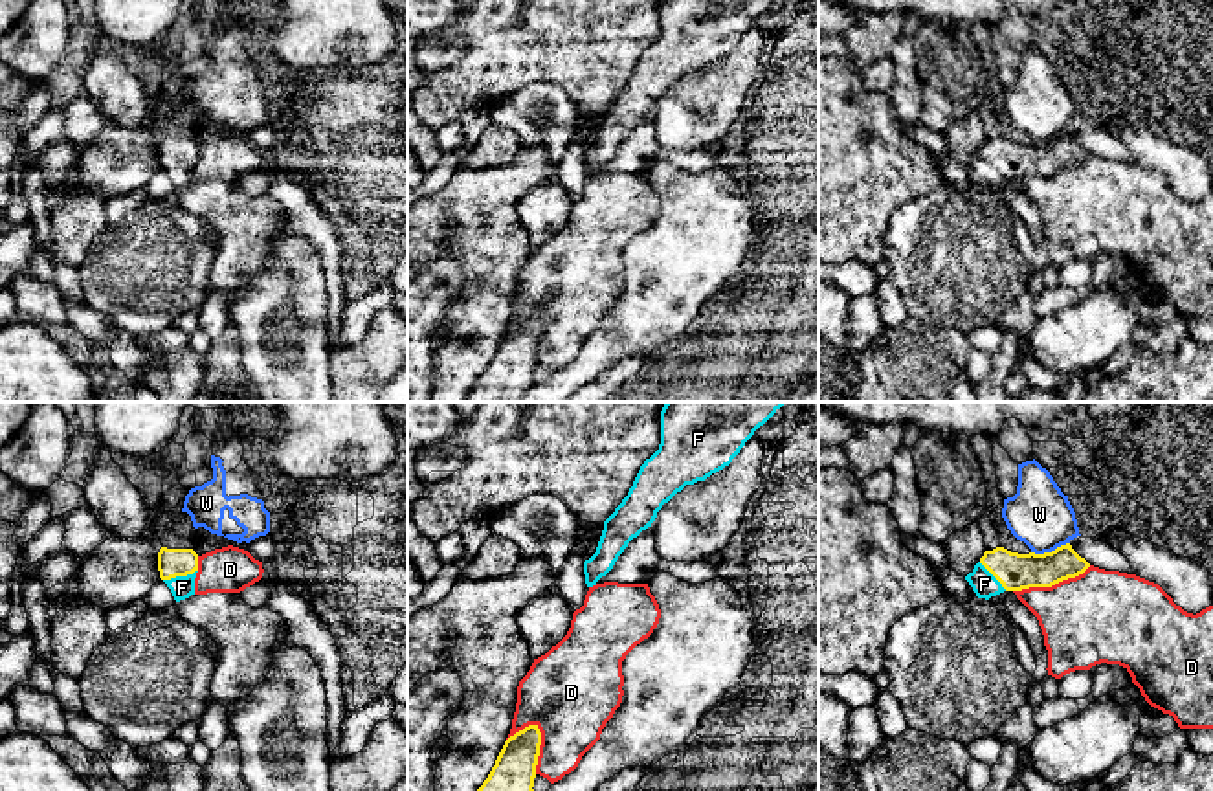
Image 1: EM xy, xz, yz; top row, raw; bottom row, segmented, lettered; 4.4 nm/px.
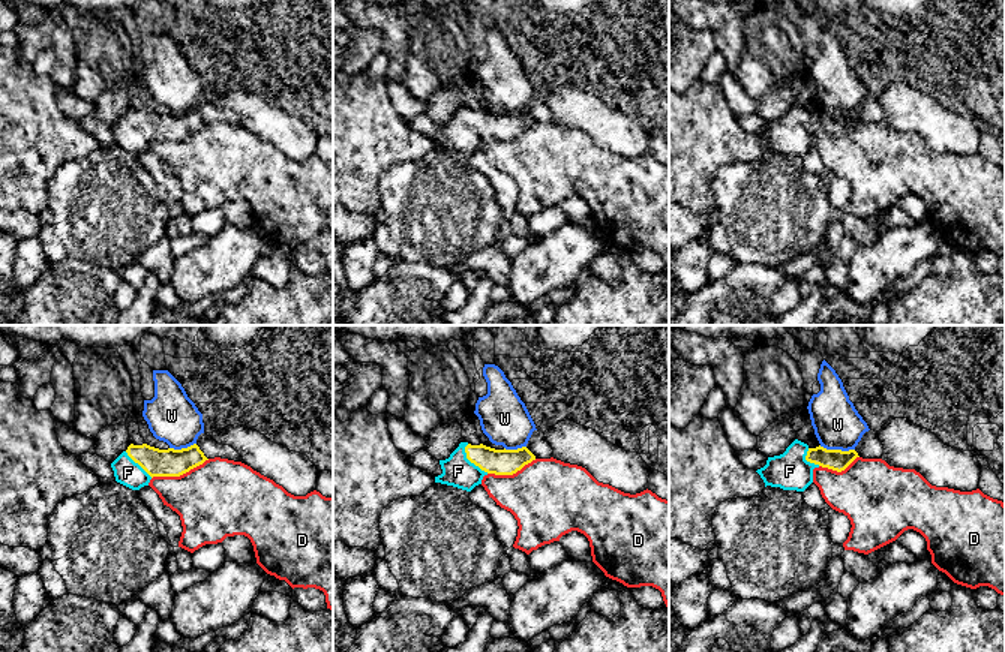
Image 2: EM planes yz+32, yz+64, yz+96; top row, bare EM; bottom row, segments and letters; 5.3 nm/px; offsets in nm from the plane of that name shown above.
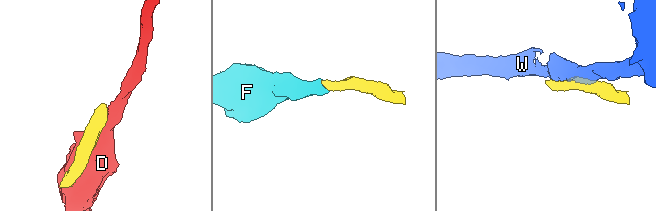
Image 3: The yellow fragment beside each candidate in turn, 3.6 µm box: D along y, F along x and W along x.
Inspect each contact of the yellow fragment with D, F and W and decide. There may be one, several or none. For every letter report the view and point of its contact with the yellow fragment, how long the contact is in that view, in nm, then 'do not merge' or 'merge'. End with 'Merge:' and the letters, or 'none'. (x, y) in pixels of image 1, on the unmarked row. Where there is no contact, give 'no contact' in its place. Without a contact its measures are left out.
D: contact xz (538, 336); length 220 nm; do not merge
F: contact xy (180, 164); length 160 nm; merge
W: contact yz (1052, 140); length 180 nm; do not merge
Merge: F

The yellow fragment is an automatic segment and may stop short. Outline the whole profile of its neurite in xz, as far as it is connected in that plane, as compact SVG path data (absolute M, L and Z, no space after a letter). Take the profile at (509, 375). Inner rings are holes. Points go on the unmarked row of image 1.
M529 314L510 325L464 402L521 402L536 384L532 376L540 334L538 314Z

